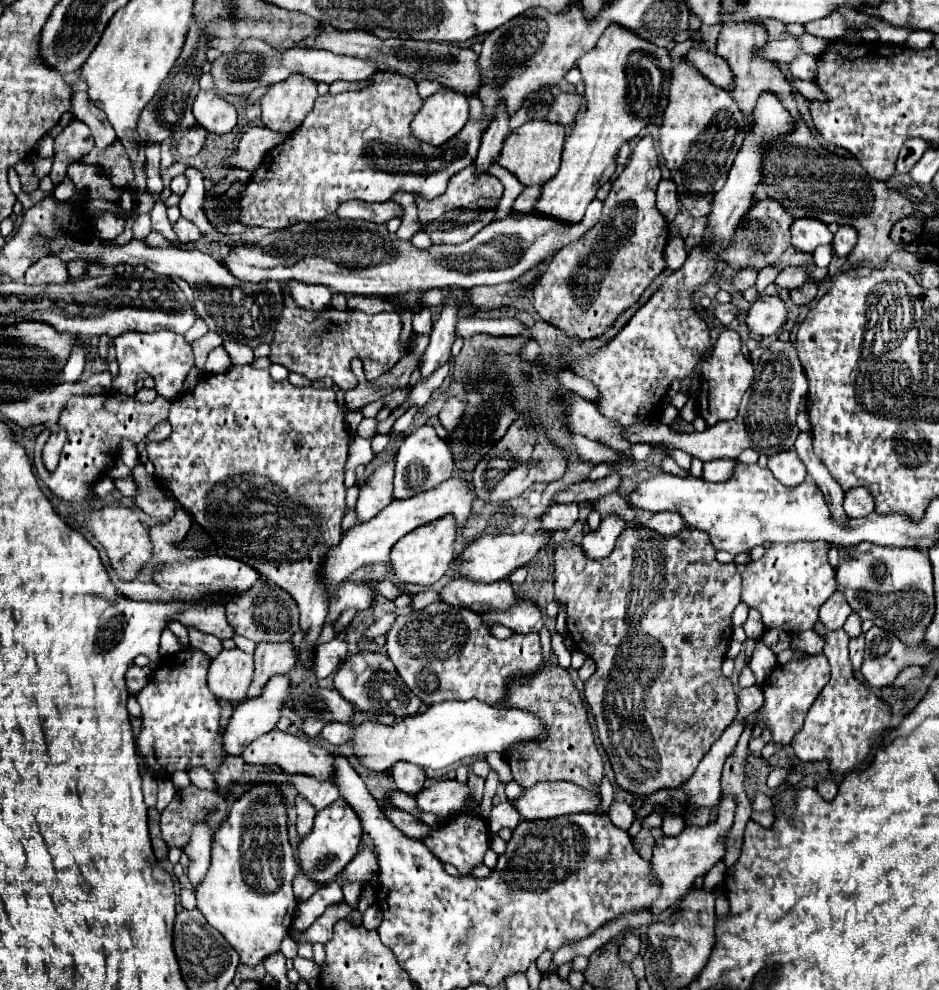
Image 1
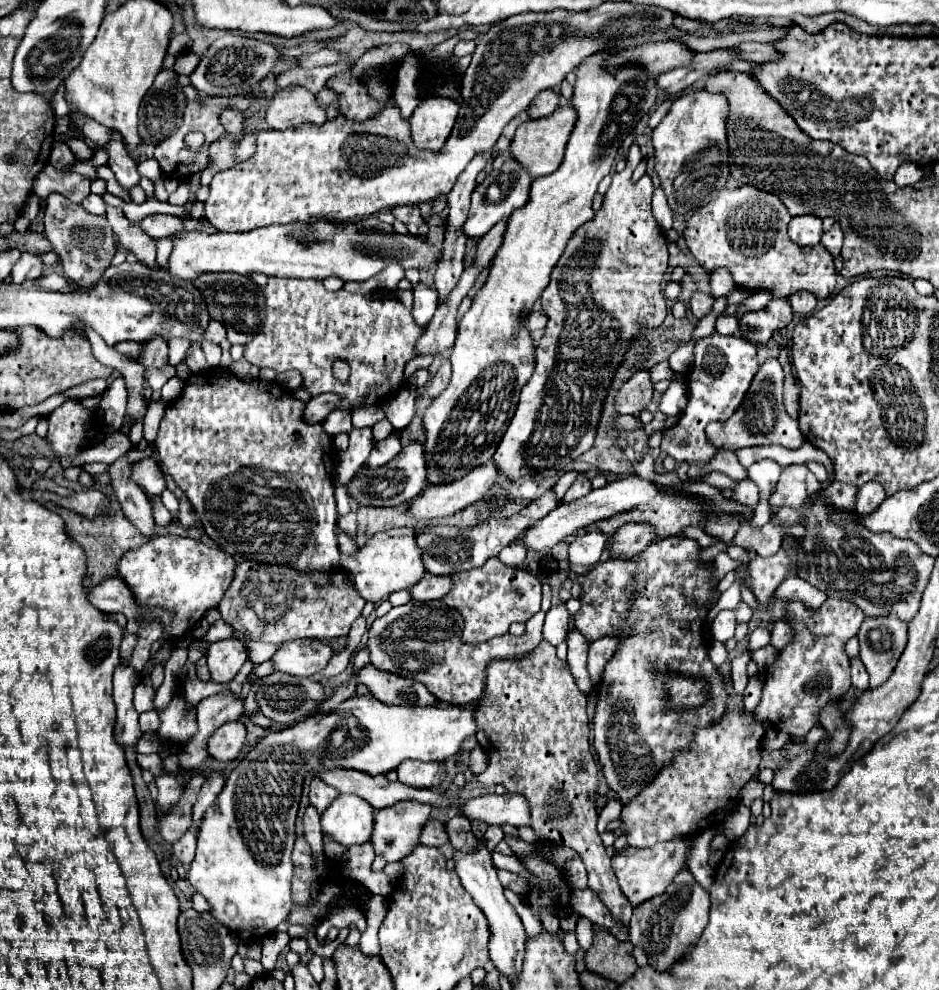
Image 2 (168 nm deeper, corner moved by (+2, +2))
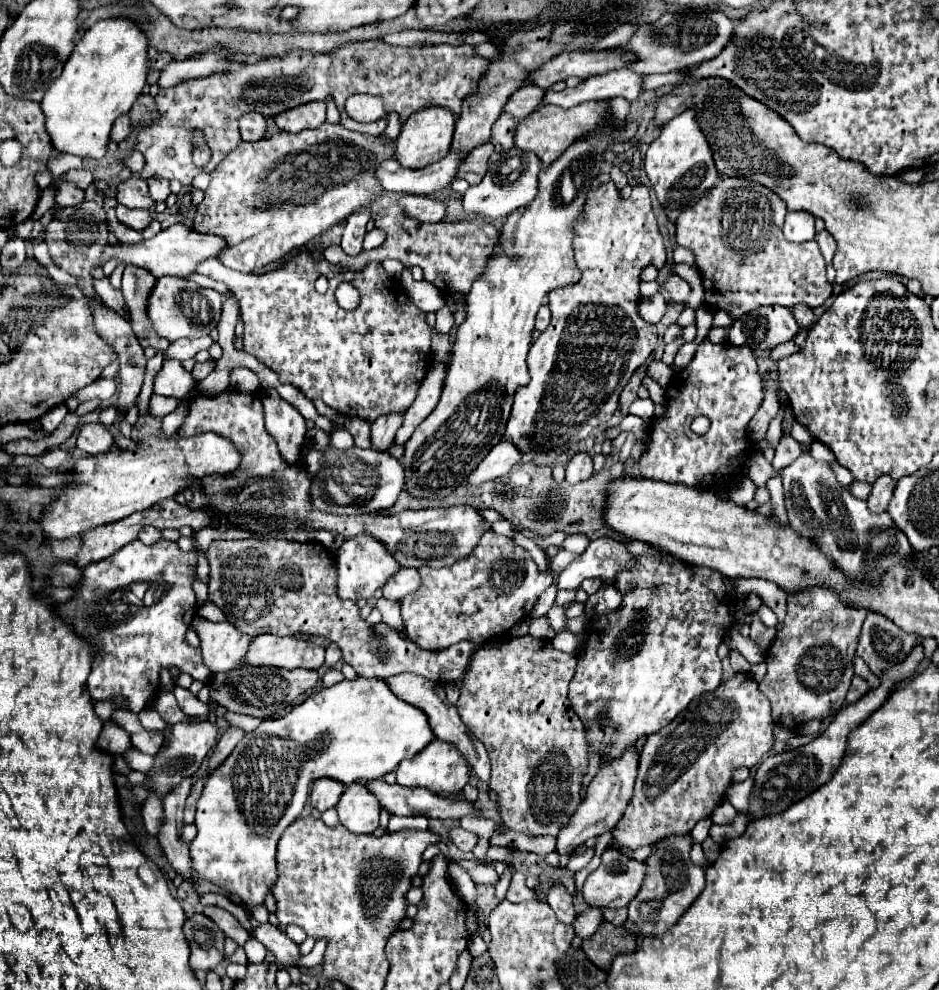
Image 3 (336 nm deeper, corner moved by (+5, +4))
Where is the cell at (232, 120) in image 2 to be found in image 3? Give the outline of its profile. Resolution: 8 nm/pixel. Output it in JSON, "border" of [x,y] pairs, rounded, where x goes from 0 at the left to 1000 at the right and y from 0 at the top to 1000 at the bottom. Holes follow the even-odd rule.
{"border":[[[267,113],[267,115],[261,115],[255,121],[255,129],[257,129],[257,139],[259,141],[272,143],[272,141],[278,141],[282,137],[282,133],[284,133],[284,121],[282,121],[282,117]]]}

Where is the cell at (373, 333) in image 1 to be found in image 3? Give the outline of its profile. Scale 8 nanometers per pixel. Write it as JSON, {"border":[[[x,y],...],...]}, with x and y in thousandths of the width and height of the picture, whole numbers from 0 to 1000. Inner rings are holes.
{"border":[[[331,255],[316,257],[301,271],[284,275],[280,279],[255,277],[242,273],[233,263],[216,263],[210,277],[225,279],[244,289],[257,307],[257,323],[261,329],[259,343],[261,356],[272,360],[284,372],[289,372],[301,388],[318,392],[327,402],[344,402],[344,406],[367,420],[382,420],[397,426],[406,418],[431,416],[444,402],[444,394],[459,368],[459,333],[453,325],[453,315],[448,315],[438,301],[427,293],[425,287],[416,293],[416,281],[410,277],[404,265],[393,265],[387,273],[372,273],[363,267],[353,267],[346,261],[335,261]],[[346,279],[350,291],[346,297],[335,293],[335,283]],[[363,285],[374,285],[384,295],[384,307],[380,313],[365,313],[357,303],[357,291]]]}

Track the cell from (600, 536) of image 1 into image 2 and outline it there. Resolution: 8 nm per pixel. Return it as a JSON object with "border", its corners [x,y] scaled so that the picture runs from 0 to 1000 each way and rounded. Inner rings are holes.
{"border":[[[630,535],[620,543],[613,543],[607,549],[607,568],[609,570],[622,570],[622,572],[630,572],[639,566],[639,560],[643,556],[645,549],[645,539],[639,535]]]}

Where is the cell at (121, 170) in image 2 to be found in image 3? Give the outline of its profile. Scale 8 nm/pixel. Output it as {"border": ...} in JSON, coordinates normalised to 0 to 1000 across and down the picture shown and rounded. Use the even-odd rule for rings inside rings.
{"border":[[[137,180],[125,190],[125,204],[135,210],[150,210],[159,212],[161,220],[167,220],[165,216],[165,202],[159,198],[157,184],[150,180]]]}

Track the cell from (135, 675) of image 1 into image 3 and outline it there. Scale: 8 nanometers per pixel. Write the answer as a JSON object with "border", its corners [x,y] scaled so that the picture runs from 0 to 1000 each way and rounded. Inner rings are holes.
{"border":[[[112,729],[103,747],[103,756],[118,764],[131,762],[135,756],[140,756],[140,745],[131,735],[122,733],[120,729]]]}

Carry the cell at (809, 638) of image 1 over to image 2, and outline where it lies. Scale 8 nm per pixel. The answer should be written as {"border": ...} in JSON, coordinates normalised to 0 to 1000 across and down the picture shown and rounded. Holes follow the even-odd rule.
{"border":[[[831,624],[831,626],[826,626],[824,628],[824,634],[822,634],[822,651],[829,655],[829,657],[833,657],[835,653],[839,653],[841,648],[843,648],[843,642],[846,640],[846,634],[841,634],[841,630],[835,626],[835,624]]]}

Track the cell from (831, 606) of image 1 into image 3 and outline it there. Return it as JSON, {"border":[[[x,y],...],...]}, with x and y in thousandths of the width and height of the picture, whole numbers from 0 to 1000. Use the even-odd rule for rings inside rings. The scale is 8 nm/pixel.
{"border":[[[876,594],[838,604],[838,622],[817,657],[817,681],[808,689],[808,697],[823,713],[825,731],[849,735],[866,725],[883,725],[900,711],[921,622],[921,616],[898,610],[894,602]]]}

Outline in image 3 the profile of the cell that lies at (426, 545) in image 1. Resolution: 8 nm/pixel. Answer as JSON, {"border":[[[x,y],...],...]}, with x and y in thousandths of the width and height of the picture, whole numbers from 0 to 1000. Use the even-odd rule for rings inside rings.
{"border":[[[382,539],[374,545],[367,545],[359,556],[359,602],[363,606],[391,606],[401,596],[406,596],[412,584],[419,582],[425,574],[425,568],[421,568],[421,564],[412,560],[412,556],[408,556],[408,549],[404,549],[399,543]]]}

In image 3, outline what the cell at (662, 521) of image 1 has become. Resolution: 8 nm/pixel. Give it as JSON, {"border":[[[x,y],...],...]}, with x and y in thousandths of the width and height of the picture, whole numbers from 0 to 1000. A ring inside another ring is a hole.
{"border":[[[636,543],[595,580],[593,592],[595,596],[617,594],[623,584],[640,584],[644,590],[653,590],[655,580],[672,572],[672,564],[674,562],[666,556],[663,547]]]}

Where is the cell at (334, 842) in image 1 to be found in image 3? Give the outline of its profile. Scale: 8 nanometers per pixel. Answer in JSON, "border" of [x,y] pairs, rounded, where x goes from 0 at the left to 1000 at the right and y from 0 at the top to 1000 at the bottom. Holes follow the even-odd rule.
{"border":[[[376,790],[367,796],[363,808],[359,810],[359,820],[363,832],[378,842],[393,842],[404,836],[406,812],[384,790]]]}

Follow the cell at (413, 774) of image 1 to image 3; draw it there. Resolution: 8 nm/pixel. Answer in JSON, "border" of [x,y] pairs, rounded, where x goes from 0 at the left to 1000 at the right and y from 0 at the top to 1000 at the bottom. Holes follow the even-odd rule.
{"border":[[[461,745],[459,752],[453,758],[442,762],[442,766],[429,768],[427,774],[421,780],[423,780],[423,792],[425,794],[455,796],[457,800],[470,802],[470,804],[480,804],[480,802],[493,800],[493,796],[495,796],[495,792],[499,790],[499,784],[502,784],[502,776],[497,772],[495,764],[489,760],[489,756],[485,752],[472,749],[468,745]]]}

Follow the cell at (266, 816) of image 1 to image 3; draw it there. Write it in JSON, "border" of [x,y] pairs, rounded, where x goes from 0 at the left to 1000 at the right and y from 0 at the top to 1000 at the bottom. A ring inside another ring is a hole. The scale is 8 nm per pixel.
{"border":[[[382,683],[378,687],[365,687],[353,695],[335,697],[325,709],[314,713],[308,721],[280,727],[278,733],[257,745],[250,758],[233,772],[220,786],[218,798],[210,810],[208,832],[212,836],[210,846],[203,851],[203,869],[212,887],[223,889],[244,903],[255,903],[267,919],[280,913],[282,903],[295,887],[293,859],[297,842],[321,822],[314,818],[314,808],[325,812],[321,802],[329,802],[329,792],[338,786],[355,786],[363,792],[393,790],[408,786],[421,778],[427,768],[440,766],[461,747],[455,723],[442,713],[423,705],[410,687]]]}

